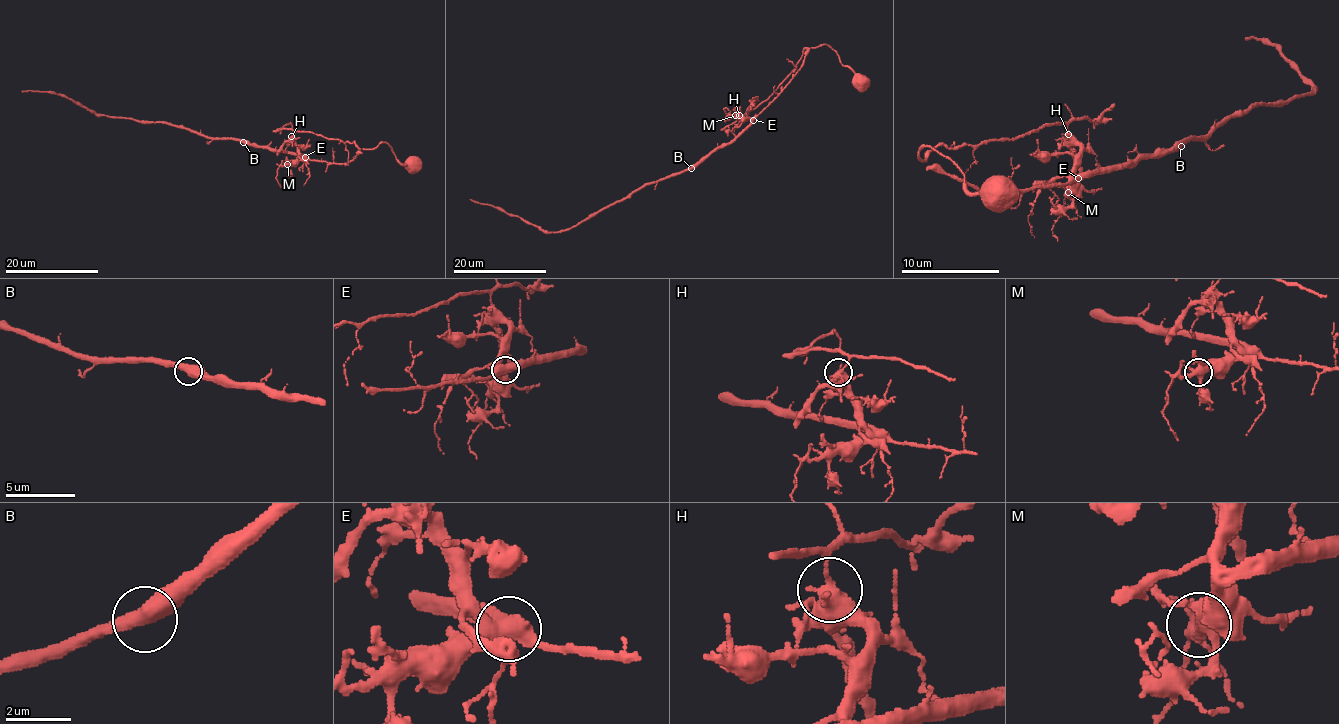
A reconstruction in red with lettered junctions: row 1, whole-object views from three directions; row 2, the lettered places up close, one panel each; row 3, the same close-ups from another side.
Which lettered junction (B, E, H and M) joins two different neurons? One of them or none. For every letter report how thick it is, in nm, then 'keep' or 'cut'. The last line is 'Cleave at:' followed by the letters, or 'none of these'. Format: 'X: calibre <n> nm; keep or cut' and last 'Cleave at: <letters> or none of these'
B: calibre 500 nm; keep
E: calibre 460 nm; keep
H: calibre 480 nm; cut
M: calibre 440 nm; keep
Cleave at: H

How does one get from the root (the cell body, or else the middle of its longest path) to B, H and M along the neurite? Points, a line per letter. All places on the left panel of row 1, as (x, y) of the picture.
B: (412, 164), (404, 165), (385, 142), (361, 149), (354, 142), (307, 132), (293, 135), (303, 156), (243, 142)
H: (412, 164), (404, 165), (385, 142), (361, 149), (354, 142), (307, 132), (291, 136)
M: (412, 164), (404, 165), (385, 142), (361, 149), (354, 142), (307, 132), (294, 133), (300, 157), (287, 164)

